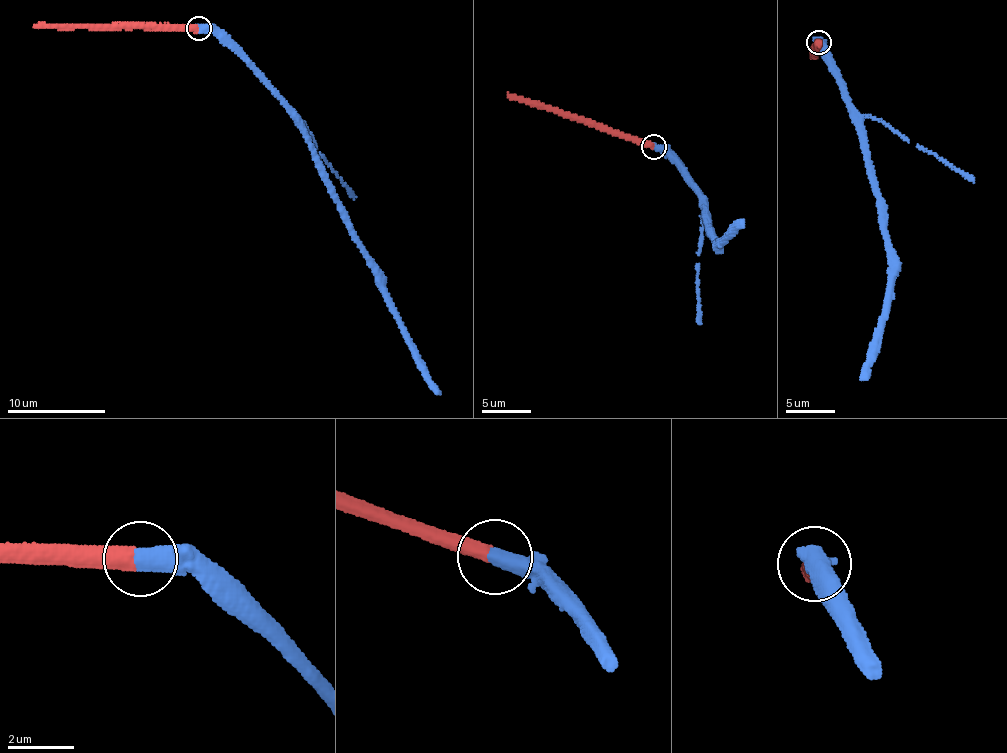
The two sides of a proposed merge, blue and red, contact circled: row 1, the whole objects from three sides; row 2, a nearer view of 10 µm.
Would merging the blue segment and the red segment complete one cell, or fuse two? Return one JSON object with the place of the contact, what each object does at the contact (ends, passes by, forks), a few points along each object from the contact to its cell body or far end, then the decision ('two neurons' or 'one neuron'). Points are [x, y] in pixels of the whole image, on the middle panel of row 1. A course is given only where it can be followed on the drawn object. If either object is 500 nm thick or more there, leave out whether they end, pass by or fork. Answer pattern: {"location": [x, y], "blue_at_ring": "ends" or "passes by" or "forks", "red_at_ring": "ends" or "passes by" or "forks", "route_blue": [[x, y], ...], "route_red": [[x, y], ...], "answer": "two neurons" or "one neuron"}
{"location": [654, 146], "route_blue": [[654, 146], [664, 147], [703, 203], [708, 233], [716, 243], [743, 219]], "route_red": [[652, 146], [531, 106], [507, 92]], "answer": "one neuron"}

